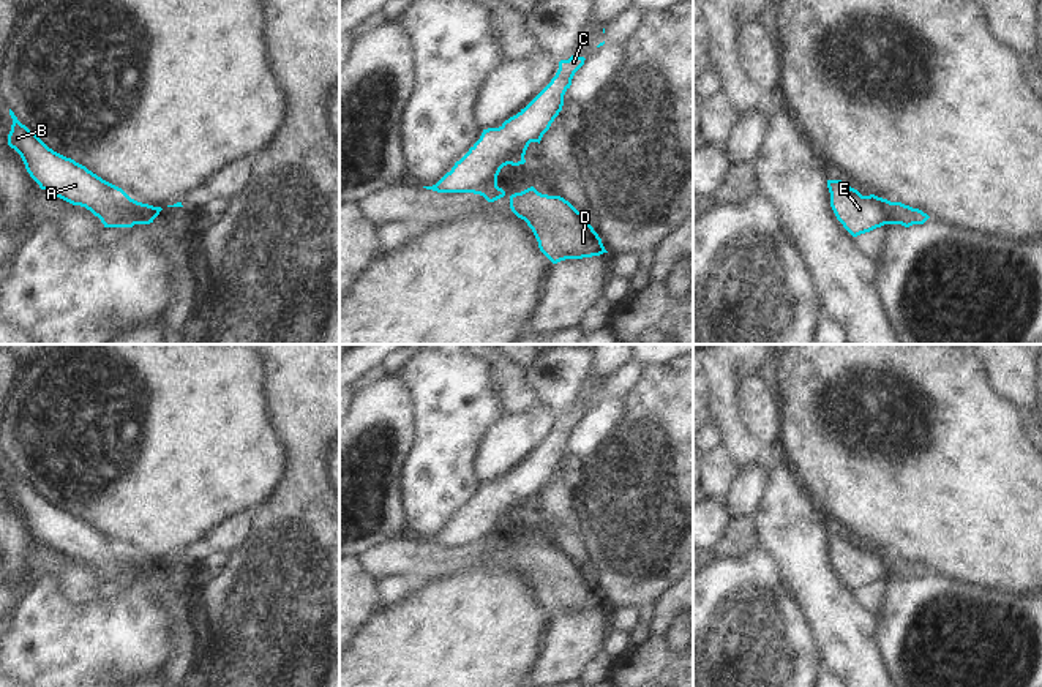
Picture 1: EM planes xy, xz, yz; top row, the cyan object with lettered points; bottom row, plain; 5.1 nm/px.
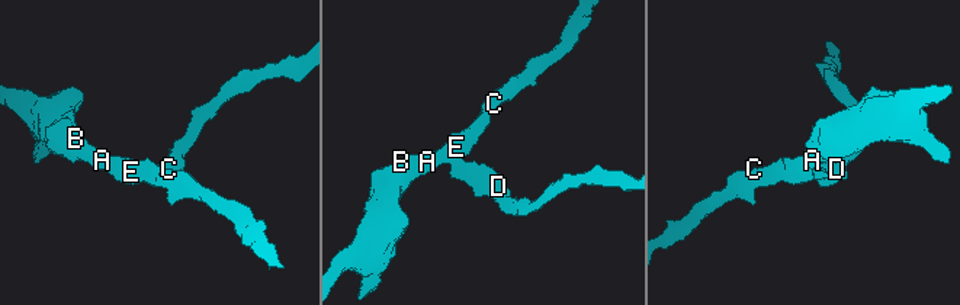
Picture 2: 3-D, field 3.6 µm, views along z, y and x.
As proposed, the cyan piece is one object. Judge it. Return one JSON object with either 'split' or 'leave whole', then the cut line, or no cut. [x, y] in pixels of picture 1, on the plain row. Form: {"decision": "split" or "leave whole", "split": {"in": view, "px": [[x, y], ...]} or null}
{"decision": "split", "split": {"in": "xy", "px": [[138, 556], [138, 574], [141, 577]]}}

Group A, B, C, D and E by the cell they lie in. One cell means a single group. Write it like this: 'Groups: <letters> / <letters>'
Groups: A B C E / D

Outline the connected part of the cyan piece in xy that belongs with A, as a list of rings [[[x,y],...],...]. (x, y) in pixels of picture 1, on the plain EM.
[[[11,463],[9,469],[13,479],[8,488],[8,499],[21,509],[27,526],[41,543],[73,559],[85,561],[101,573],[104,581],[133,581],[134,578],[141,578],[137,573],[137,554],[131,553],[122,542],[103,534],[85,520],[49,502],[33,485],[17,474]]]

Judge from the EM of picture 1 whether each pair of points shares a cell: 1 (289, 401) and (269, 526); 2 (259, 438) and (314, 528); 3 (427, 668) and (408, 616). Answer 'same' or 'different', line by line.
1: same
2: different
3: same

